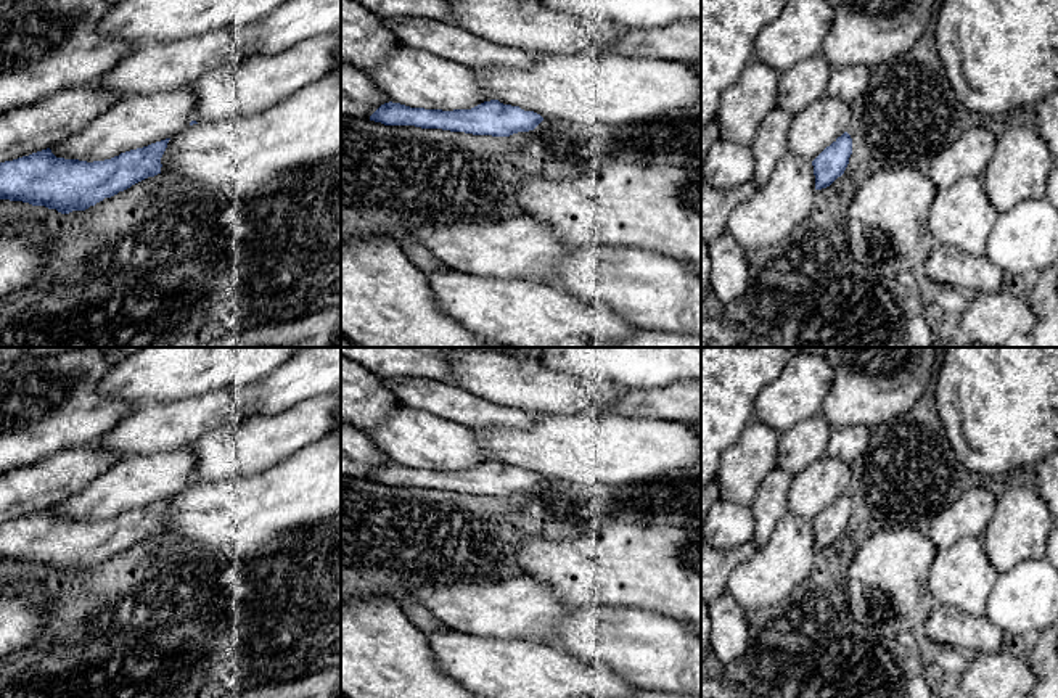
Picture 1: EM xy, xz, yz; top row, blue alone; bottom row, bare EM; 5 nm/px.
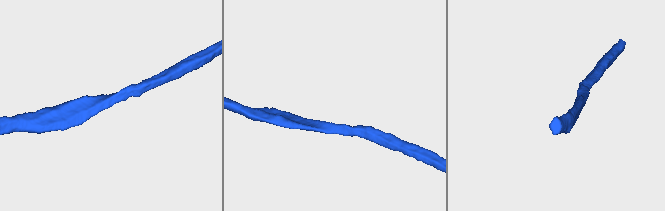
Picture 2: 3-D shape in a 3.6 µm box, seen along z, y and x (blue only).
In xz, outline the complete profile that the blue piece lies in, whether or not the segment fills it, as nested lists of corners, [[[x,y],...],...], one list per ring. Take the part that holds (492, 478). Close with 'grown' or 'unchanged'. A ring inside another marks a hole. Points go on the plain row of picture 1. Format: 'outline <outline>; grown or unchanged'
outline [[[498,460],[484,462],[471,470],[424,470],[400,463],[384,463],[370,481],[384,486],[415,486],[421,489],[442,489],[473,495],[510,497],[534,491],[543,478],[519,466],[503,465]]]; unchanged

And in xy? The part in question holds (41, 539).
outline [[[169,500],[93,523],[56,518],[50,508],[0,523],[0,560],[45,566],[61,574],[85,571],[161,534]]]; unchanged

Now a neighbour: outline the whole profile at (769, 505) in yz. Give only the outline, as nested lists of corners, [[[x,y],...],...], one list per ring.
[[[777,466],[759,484],[751,502],[756,519],[752,540],[757,548],[767,544],[780,519],[789,513],[786,497],[793,478],[791,473]]]

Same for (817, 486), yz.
[[[823,455],[794,474],[788,491],[788,511],[814,521],[836,502],[851,482],[851,465],[836,457]]]

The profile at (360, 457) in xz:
[[[341,423],[341,474],[370,479],[384,463],[384,452],[359,428]]]

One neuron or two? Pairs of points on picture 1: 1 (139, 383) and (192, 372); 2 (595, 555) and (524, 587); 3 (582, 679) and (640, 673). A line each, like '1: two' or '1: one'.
1: one
2: two
3: two

